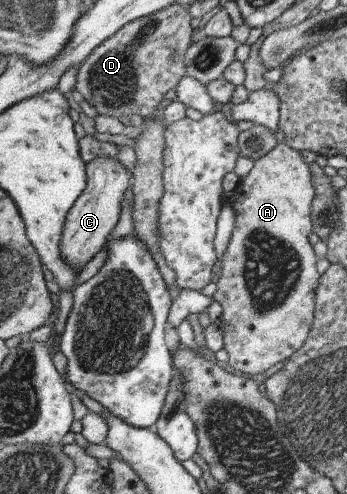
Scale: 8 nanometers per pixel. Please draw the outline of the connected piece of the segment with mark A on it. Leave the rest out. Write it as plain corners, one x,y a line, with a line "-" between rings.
286,143
276,145
268,155
255,160
253,168
248,174
239,177
239,182
235,188
231,203
235,214
235,225
232,236
228,241
224,254
219,256
220,277
215,283
217,290
213,297
222,306
222,315
218,319
219,327
222,329
224,345
223,348
228,352
229,360
227,363
234,370
246,372
246,374
262,374
274,364
289,359
294,352
300,350
304,341
308,338
313,325
315,311
315,294
321,277
316,269
317,259
314,255
312,245
308,242
307,236
313,232
313,222
311,221
311,204
314,200
315,190
313,185
312,165
305,164
300,156
300,151
290,148

